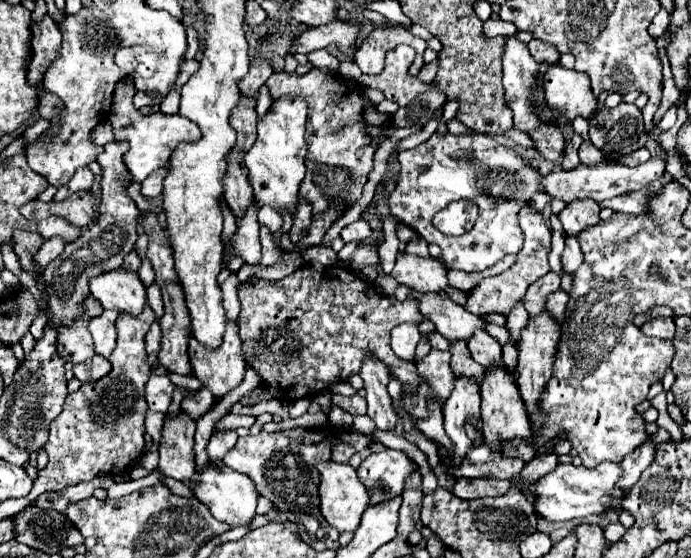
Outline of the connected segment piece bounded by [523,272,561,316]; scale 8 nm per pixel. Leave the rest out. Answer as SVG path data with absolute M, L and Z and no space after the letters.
M549 272L529 286L529 290L523 298L523 306L529 312L529 316L537 316L539 312L541 314L545 312L547 296L555 292L555 286L559 286L559 282L561 282L561 278L555 272Z

